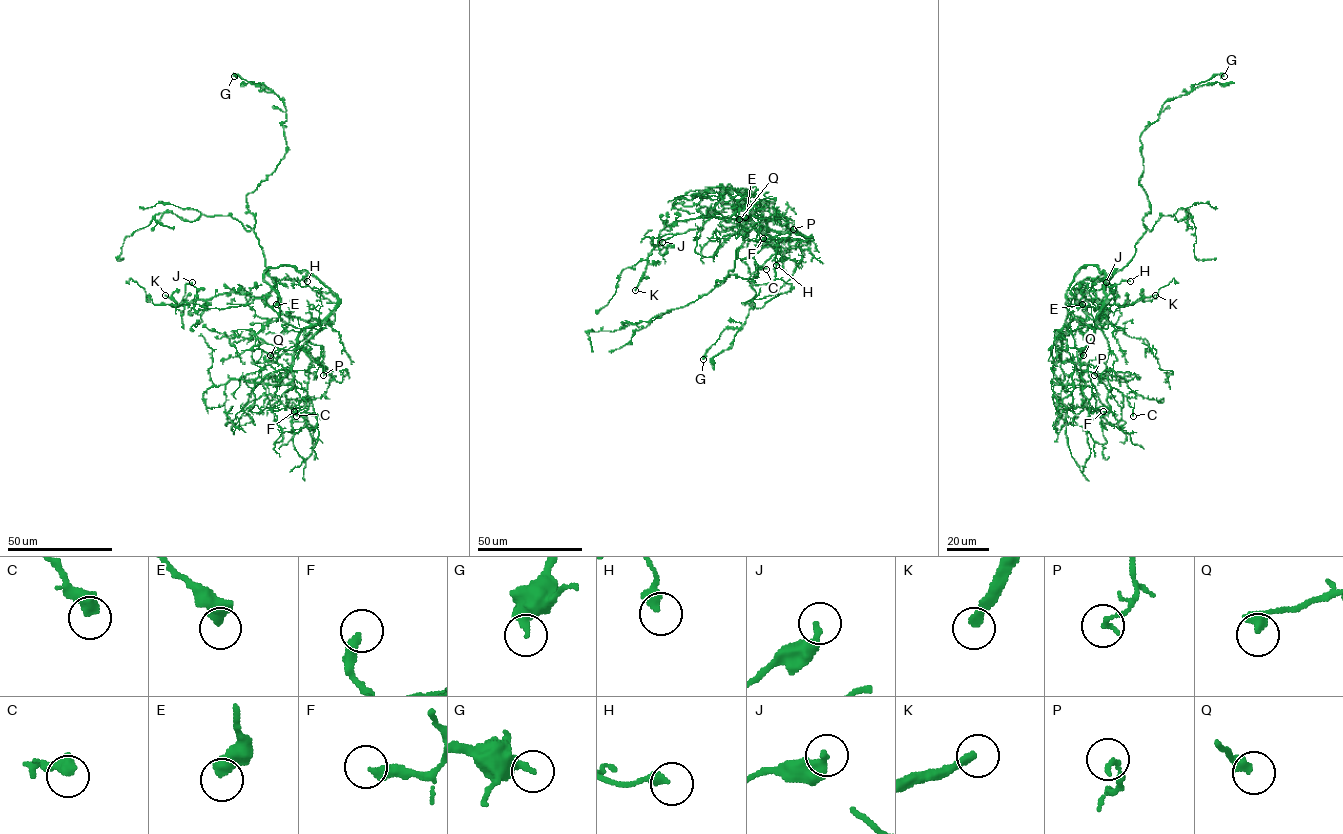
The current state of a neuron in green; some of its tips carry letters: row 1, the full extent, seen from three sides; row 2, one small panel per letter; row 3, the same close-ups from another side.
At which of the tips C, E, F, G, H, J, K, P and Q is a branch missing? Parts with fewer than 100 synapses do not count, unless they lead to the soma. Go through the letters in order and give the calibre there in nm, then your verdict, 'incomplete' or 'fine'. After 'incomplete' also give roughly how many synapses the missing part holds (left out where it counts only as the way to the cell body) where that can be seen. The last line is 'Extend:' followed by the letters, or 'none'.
C: 460 nm thick; fine
E: 550 nm thick; fine
F: 360 nm thick; fine
G: 400 nm thick; fine
H: 380 nm thick; fine
J: 280 nm thick; fine
K: 280 nm thick; incomplete; about 350 synapses
P: 180 nm thick; fine
Q: 400 nm thick; fine
Extend: K

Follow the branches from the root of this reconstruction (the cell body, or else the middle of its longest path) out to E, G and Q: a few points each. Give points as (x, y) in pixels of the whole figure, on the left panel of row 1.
E: (274, 288), (274, 280), (273, 288), (278, 295), (276, 304)
G: (274, 288), (246, 196), (284, 157), (286, 109), (270, 89), (234, 76)
Q: (274, 288), (261, 298), (279, 305), (278, 317), (256, 335), (279, 348), (300, 348), (270, 355)

